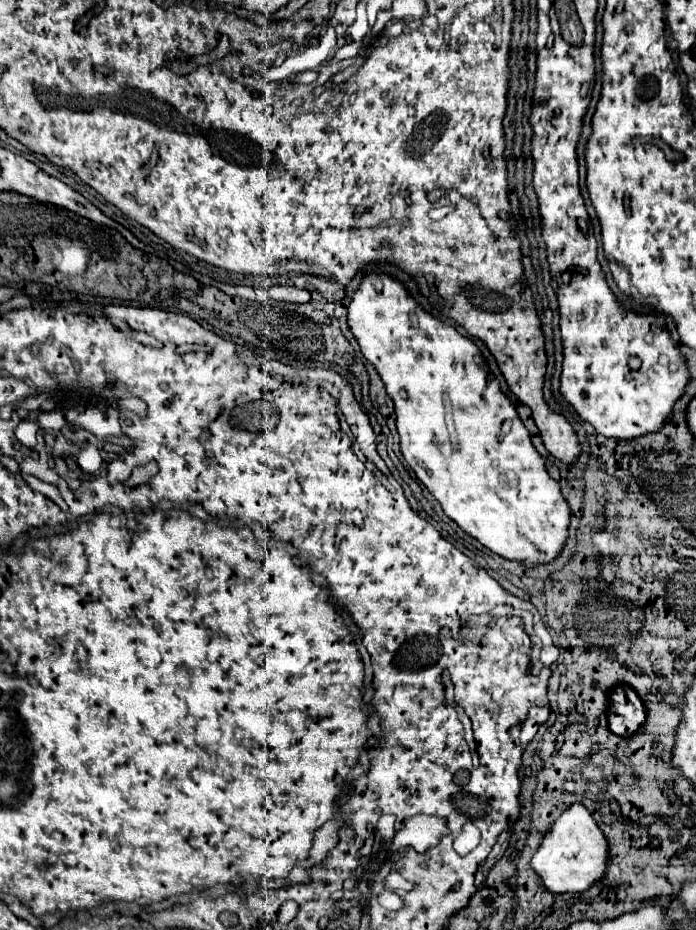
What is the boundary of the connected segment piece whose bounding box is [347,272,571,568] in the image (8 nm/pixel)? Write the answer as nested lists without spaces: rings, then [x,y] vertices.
[[[369,272],[365,276],[367,284],[361,286],[349,306],[347,306],[347,324],[353,332],[353,336],[357,338],[363,356],[375,366],[375,370],[379,372],[381,380],[385,382],[387,394],[393,398],[395,402],[395,412],[397,412],[397,432],[401,436],[401,452],[407,460],[407,464],[411,466],[411,470],[417,474],[417,478],[427,486],[427,490],[433,494],[433,498],[441,504],[443,512],[457,522],[471,538],[475,538],[477,542],[481,542],[485,548],[489,548],[491,552],[507,558],[507,560],[515,560],[519,564],[523,564],[525,568],[535,568],[539,564],[549,564],[553,562],[561,550],[567,544],[569,538],[569,524],[571,524],[571,508],[567,504],[567,500],[561,496],[561,488],[559,482],[553,480],[545,468],[545,460],[541,458],[541,454],[535,450],[535,446],[531,444],[531,436],[529,430],[523,426],[521,418],[517,416],[515,406],[511,404],[511,400],[499,390],[497,380],[491,376],[487,360],[483,358],[483,354],[479,352],[479,348],[475,346],[473,340],[461,336],[453,326],[447,326],[443,322],[439,322],[437,318],[433,318],[429,312],[425,312],[423,308],[419,308],[417,300],[409,294],[409,290],[395,278],[391,278],[385,272]]]

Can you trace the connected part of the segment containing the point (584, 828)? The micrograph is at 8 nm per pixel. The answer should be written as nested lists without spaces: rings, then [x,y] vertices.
[[[573,804],[571,808],[567,808],[567,812],[563,812],[563,816],[553,824],[551,832],[545,834],[539,850],[535,852],[531,864],[535,868],[535,872],[539,874],[539,878],[543,880],[543,884],[547,886],[549,892],[585,892],[591,884],[599,882],[605,874],[607,874],[607,858],[609,858],[609,846],[607,846],[607,838],[603,836],[601,828],[597,826],[597,822],[593,820],[593,816],[587,812],[585,806],[581,804]]]

